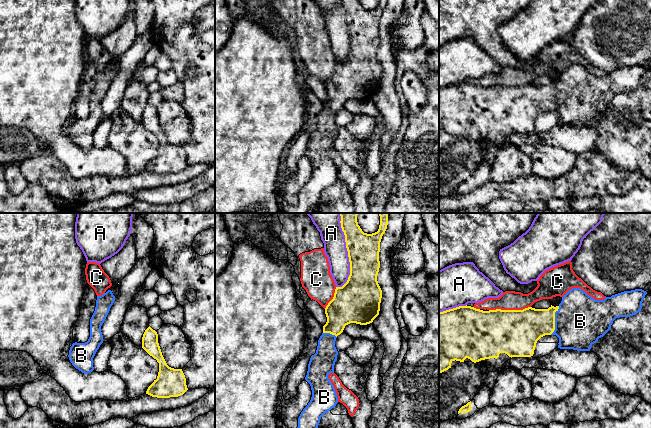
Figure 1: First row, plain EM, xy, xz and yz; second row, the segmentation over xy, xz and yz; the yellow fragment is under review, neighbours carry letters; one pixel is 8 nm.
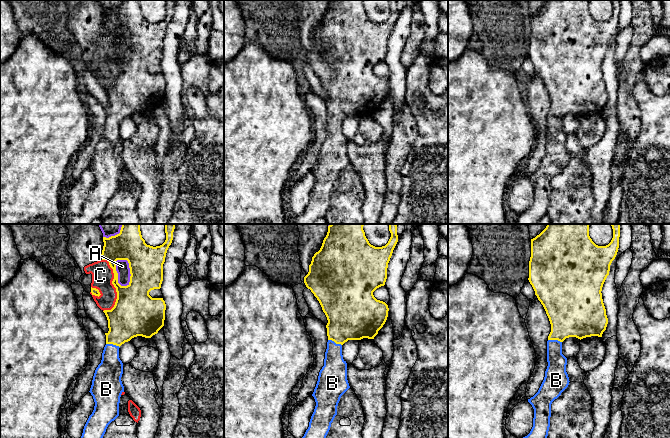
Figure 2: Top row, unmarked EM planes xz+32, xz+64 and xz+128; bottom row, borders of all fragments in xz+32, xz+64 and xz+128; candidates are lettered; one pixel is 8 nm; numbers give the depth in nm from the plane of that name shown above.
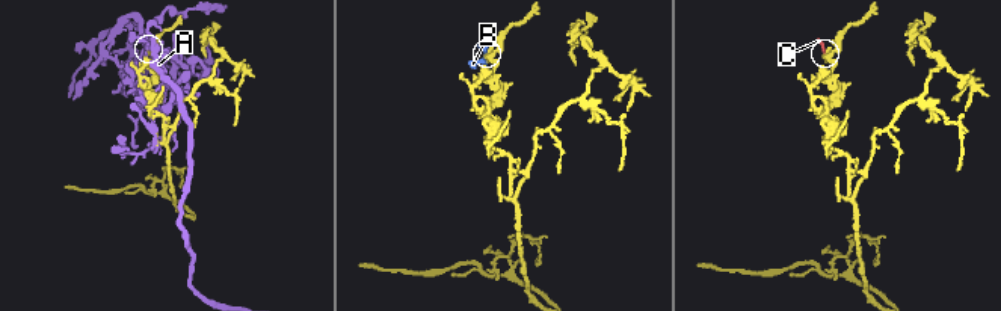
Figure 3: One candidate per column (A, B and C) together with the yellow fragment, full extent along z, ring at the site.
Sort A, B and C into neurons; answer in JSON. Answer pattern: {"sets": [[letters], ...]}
{"sets": [["A"], ["B"], ["C"]]}

